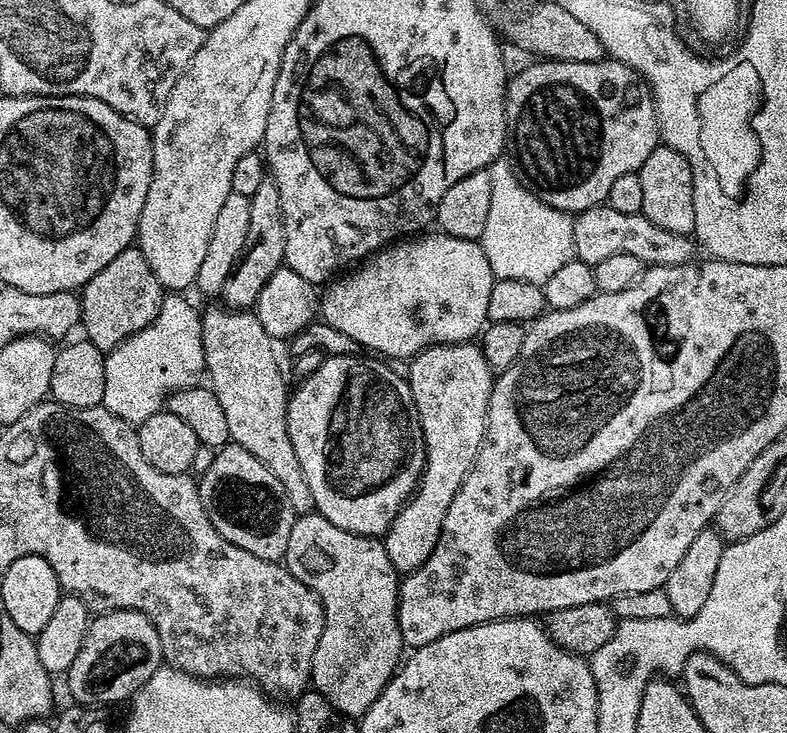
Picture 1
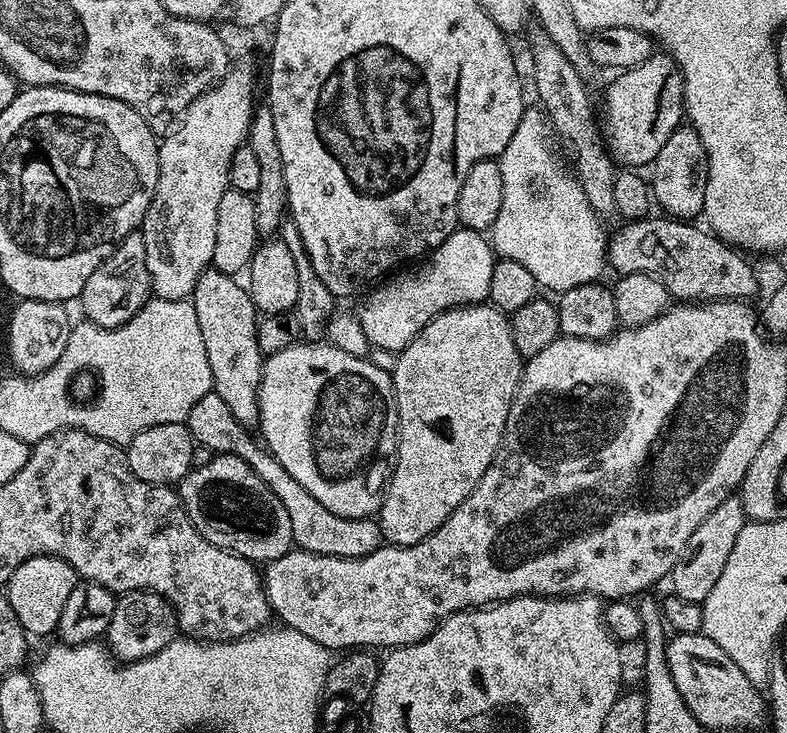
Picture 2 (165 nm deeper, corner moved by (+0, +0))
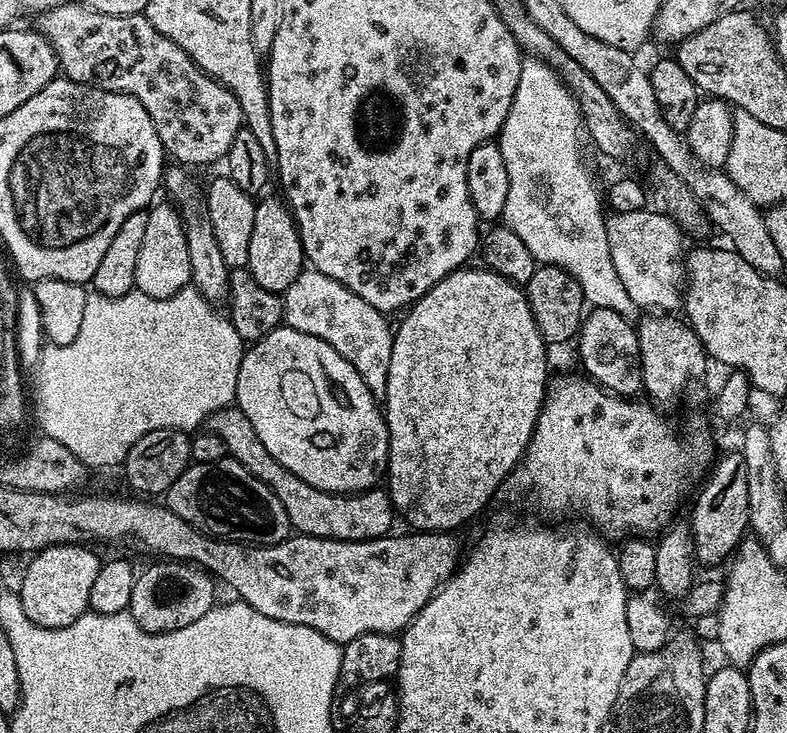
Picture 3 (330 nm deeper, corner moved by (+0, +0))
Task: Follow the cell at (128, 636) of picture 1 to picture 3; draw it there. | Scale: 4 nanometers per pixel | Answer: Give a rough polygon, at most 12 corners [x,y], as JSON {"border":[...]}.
{"border":[[161,559],[141,571],[128,612],[150,634],[182,630],[217,603],[217,581]]}

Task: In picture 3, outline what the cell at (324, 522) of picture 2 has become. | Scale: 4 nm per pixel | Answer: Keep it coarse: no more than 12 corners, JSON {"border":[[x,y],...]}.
{"border":[[229,406],[207,431],[282,502],[299,535],[376,540],[393,531],[383,487],[341,494],[290,474]]}

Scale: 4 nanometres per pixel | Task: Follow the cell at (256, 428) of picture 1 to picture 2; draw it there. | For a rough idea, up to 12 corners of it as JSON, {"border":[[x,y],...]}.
{"border":[[209,266],[190,299],[213,389],[240,424],[260,418],[266,357],[236,276]]}

